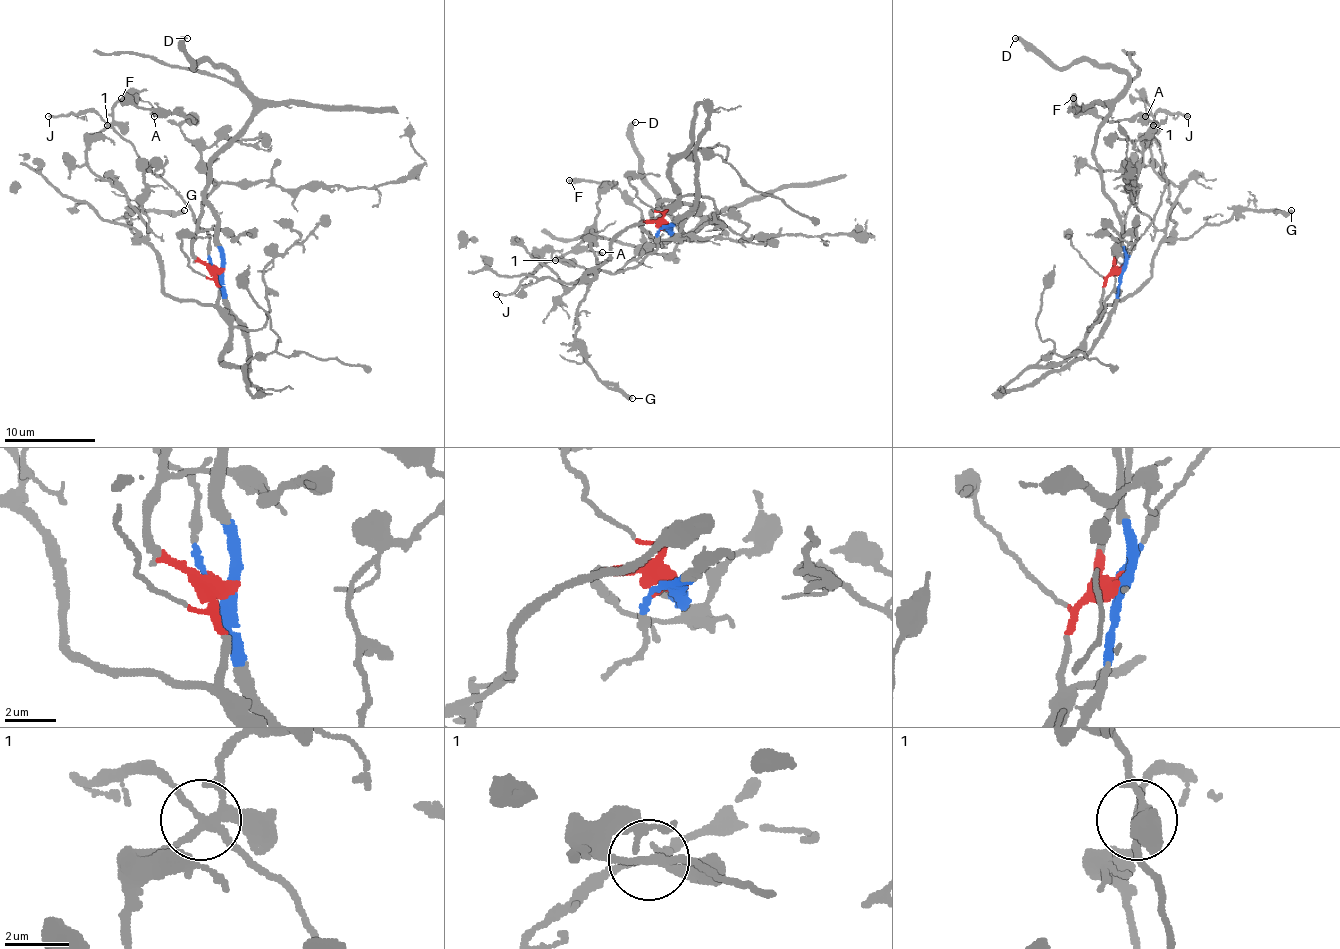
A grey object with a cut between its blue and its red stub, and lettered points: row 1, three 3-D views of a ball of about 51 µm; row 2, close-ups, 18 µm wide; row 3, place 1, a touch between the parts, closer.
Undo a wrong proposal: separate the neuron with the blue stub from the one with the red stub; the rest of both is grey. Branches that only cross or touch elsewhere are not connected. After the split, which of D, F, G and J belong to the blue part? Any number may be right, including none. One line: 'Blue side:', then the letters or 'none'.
Blue side: D, J

